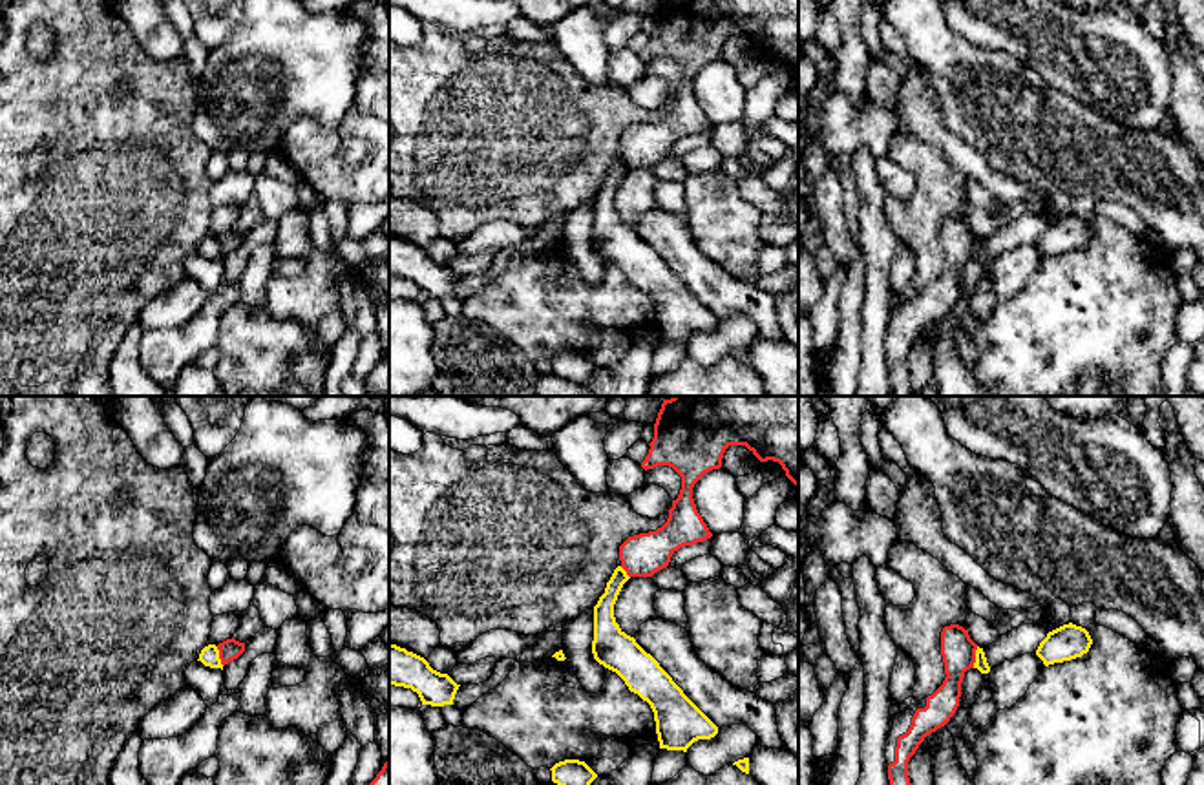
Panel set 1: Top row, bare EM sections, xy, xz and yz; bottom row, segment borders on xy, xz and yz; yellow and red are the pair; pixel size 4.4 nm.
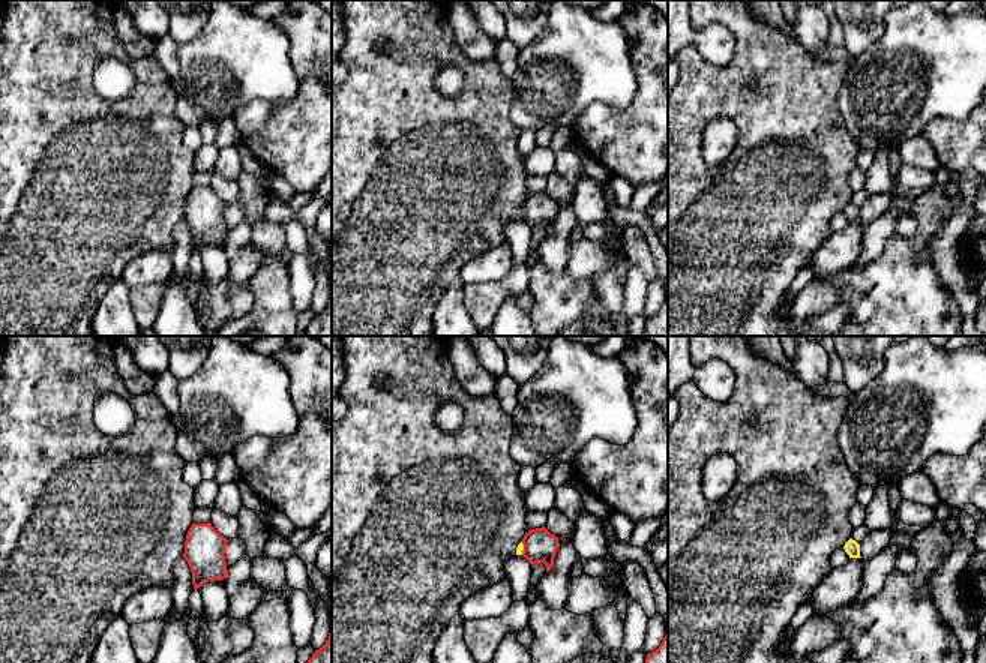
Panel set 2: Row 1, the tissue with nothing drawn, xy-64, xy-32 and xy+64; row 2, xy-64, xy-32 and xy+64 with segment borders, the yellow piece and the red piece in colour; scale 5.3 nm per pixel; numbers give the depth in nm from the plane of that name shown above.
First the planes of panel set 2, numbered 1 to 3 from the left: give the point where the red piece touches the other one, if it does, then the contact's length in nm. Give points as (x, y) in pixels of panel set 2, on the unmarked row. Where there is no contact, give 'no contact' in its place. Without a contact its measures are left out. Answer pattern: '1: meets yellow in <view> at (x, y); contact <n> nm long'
1: no contact
2: meets yellow in xy-32 at (523, 212); contact 70 nm long
3: no contact

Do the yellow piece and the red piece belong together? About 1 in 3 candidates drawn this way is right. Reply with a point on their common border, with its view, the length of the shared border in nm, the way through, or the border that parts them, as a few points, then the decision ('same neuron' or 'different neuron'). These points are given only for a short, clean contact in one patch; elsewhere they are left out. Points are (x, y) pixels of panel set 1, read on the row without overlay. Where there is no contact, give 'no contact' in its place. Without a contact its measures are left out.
contact yz (976, 249); length 100 nm; border yz (978, 238), (972, 258); different neuron

